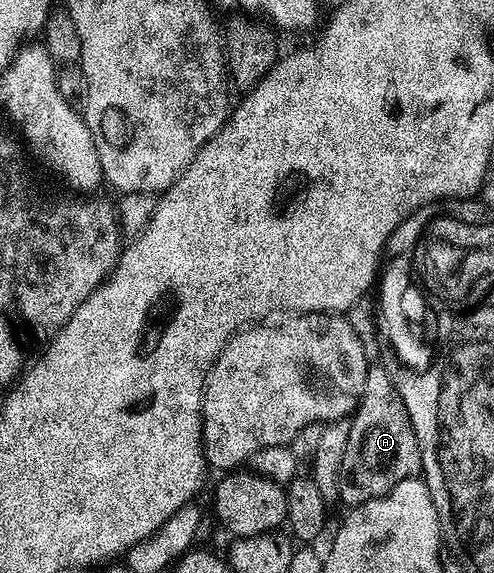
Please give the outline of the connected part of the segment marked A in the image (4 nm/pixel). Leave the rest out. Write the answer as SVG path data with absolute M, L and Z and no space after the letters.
M372 364L368 367L366 388L362 392L356 413L351 415L350 440L346 440L346 452L342 456L339 501L345 502L345 507L348 508L362 506L371 498L381 498L383 494L388 494L395 486L402 484L402 480L415 478L422 470L422 455L410 416L406 412L406 404L402 402L402 396L396 391L389 367L376 365L380 364Z

